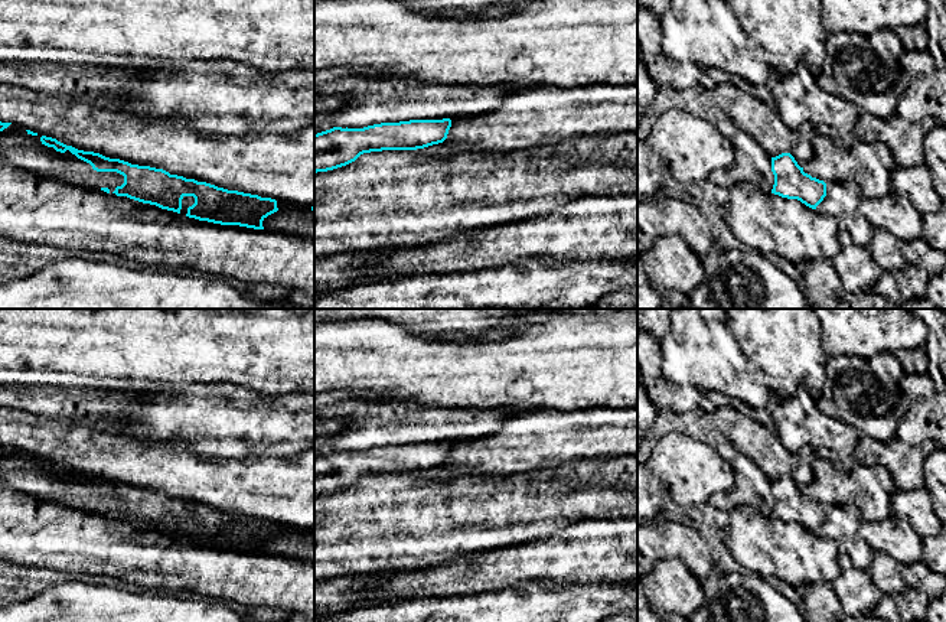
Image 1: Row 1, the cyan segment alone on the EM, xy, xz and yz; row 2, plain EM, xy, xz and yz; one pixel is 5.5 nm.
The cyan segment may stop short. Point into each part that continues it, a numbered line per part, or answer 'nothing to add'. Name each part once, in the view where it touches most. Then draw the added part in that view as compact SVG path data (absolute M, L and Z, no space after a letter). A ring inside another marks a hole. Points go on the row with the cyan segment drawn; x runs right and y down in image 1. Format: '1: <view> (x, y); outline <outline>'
nothing to add

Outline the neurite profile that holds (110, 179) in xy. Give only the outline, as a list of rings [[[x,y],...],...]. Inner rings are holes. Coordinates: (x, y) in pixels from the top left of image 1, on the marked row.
[[[10,124],[0,131],[0,159],[13,166],[66,183],[94,189],[108,188],[110,193],[124,183],[117,172],[97,172],[69,150],[56,152],[40,141],[42,134],[32,136],[25,128]]]

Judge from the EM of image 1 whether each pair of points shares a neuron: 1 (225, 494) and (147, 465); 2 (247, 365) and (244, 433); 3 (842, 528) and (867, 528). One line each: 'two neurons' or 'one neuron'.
1: one neuron
2: two neurons
3: two neurons

